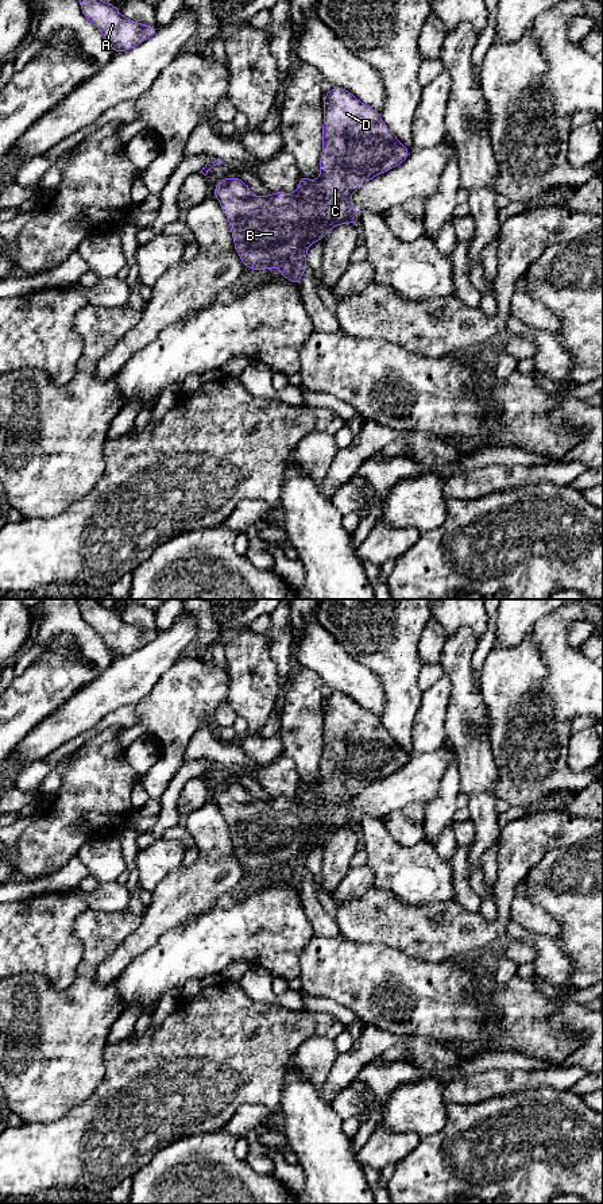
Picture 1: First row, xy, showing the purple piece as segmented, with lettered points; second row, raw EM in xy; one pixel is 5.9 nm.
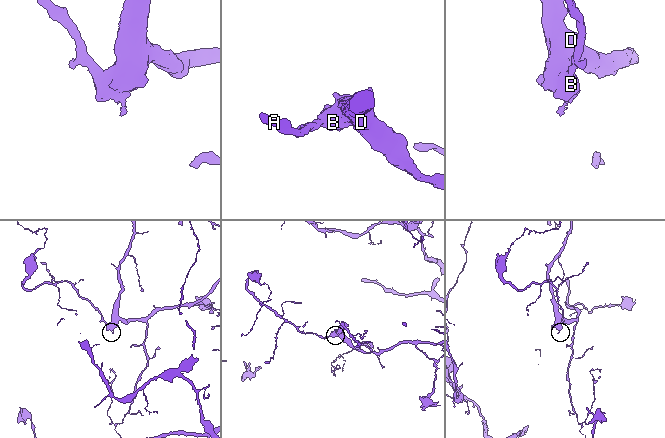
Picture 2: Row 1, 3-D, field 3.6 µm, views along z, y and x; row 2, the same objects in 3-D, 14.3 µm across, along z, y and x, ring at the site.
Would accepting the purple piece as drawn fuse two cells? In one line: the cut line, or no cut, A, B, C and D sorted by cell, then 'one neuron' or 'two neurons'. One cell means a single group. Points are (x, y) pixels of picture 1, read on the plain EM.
cut none; groups A B C D; one neuron

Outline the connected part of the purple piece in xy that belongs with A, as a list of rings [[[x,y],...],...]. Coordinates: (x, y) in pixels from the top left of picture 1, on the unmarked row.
[[[78,601],[84,621],[93,628],[111,649],[113,656],[127,656],[152,641],[156,630],[144,630],[123,621],[113,609],[96,601]]]

